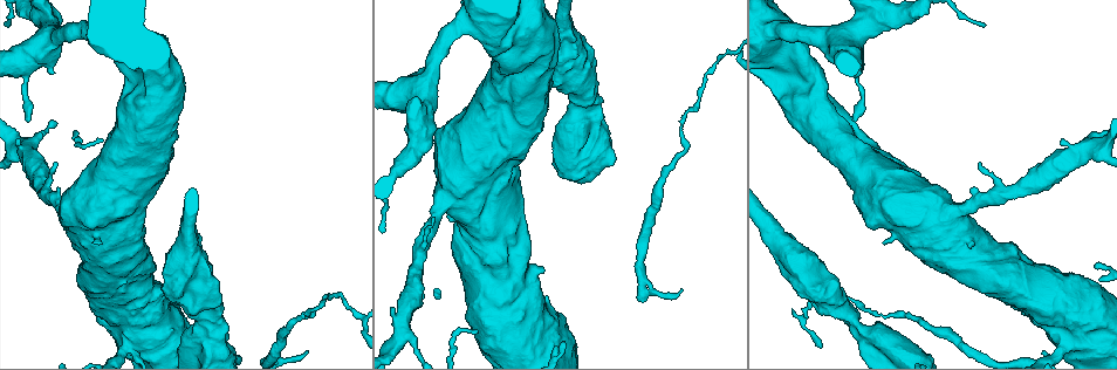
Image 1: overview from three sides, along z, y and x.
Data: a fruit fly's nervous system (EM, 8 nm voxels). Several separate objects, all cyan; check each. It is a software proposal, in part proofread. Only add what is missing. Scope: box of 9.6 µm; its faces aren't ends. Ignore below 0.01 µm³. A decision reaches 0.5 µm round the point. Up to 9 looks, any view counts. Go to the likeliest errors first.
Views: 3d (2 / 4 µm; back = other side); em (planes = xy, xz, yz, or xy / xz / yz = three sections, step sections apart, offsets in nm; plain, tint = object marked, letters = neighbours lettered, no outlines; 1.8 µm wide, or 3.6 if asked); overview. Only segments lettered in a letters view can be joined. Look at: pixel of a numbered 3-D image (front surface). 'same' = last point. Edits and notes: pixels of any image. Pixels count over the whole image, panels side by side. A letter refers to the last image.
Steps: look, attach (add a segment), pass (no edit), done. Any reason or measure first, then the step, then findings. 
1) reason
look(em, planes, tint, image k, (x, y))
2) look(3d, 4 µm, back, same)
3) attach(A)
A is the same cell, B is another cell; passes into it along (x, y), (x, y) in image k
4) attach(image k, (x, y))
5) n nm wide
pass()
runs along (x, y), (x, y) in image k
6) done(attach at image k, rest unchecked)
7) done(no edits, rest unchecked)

an open end
look(em, yz, step 8, letters, image 1, (431, 226))

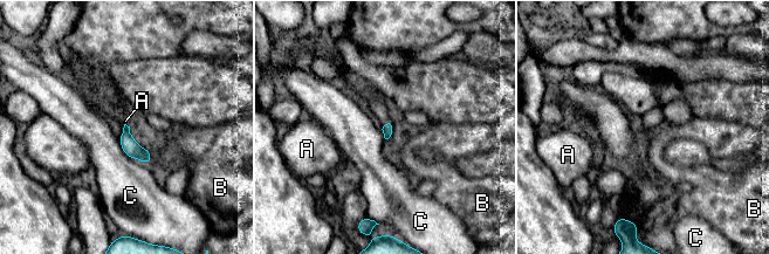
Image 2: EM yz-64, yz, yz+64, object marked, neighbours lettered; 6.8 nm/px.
look(em, planes, letters, same)

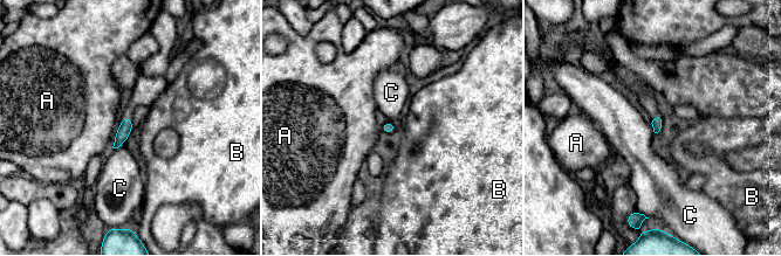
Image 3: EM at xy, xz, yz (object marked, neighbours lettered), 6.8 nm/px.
pass()
A, B and C are other cells; border along (124, 143), (112, 149) in image 3; no lettered segment goes on from it

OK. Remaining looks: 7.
branch stops here
look(3d, 4 µm, image 1, (1042, 353))

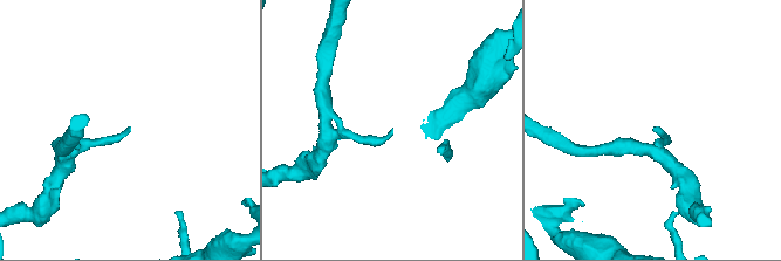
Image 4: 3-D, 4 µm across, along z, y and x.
look(em, planes, letters, image 4, (657, 128))

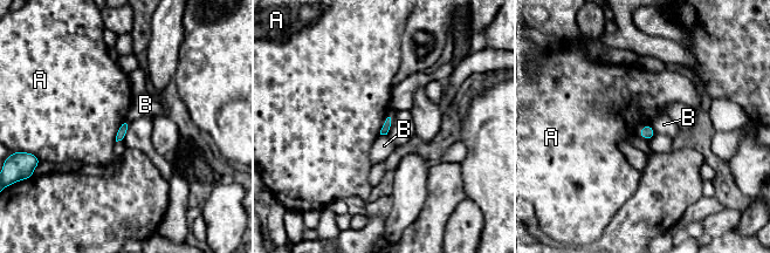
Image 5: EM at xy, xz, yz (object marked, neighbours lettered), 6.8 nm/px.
pass()
A and B are other cells; border along (124, 122), (115, 141) in image 5; none of them fits

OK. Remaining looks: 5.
sudden change in width
look(em, 3.6 µm, xz, step 16, tint, image 1, (784, 41))

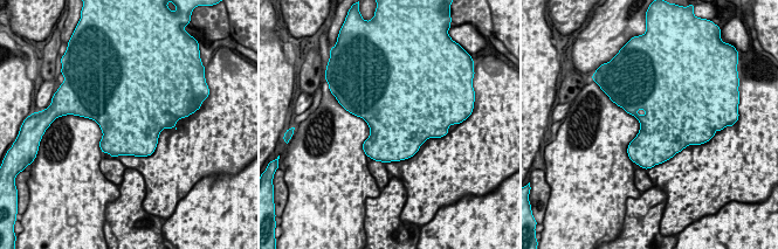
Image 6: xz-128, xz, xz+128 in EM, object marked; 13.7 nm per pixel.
another direction
look(em, 3.6 µm, planes, letters, same)

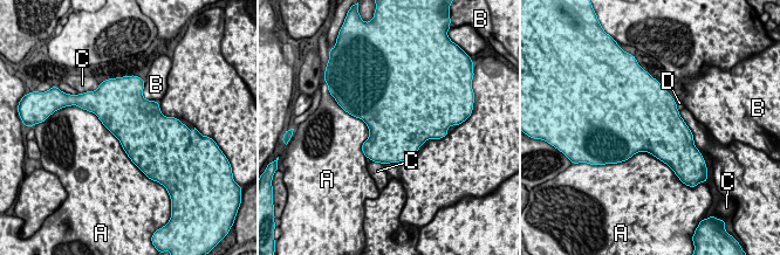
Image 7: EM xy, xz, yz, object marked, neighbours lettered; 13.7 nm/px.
pass()
A, B, C and D are other cells; no lettered segment goes on from it

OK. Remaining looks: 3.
thick turns thin
look(3d, 4 µm, image 1, (892, 347))

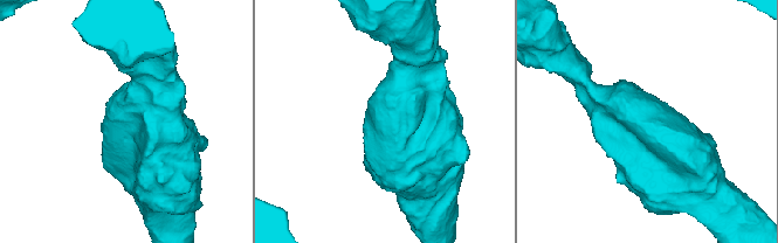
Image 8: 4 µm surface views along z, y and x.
now the EM
look(em, 3.6 µm, planes, tint, image 8, (401, 117))

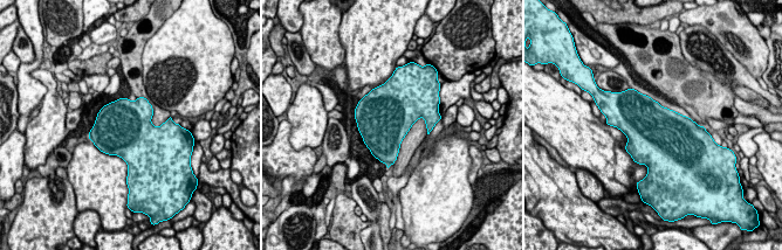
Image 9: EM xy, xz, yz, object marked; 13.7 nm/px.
look(em, 3.6 µm, planes, letters, same)

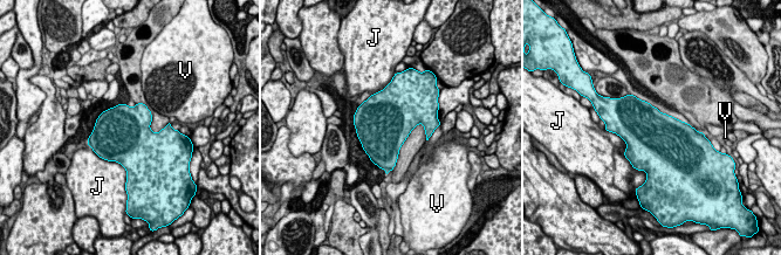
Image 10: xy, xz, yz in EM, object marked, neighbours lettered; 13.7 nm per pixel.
pass()
J and V are other cells; no lettered segment goes on from it

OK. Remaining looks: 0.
done(no edits, rest unchecked)

